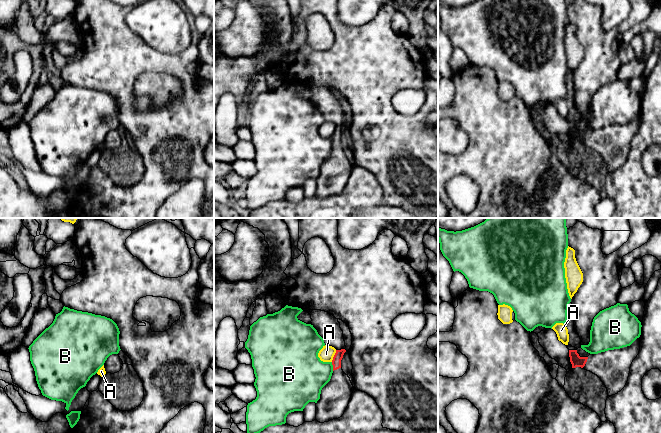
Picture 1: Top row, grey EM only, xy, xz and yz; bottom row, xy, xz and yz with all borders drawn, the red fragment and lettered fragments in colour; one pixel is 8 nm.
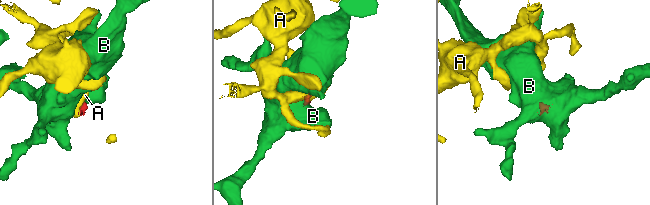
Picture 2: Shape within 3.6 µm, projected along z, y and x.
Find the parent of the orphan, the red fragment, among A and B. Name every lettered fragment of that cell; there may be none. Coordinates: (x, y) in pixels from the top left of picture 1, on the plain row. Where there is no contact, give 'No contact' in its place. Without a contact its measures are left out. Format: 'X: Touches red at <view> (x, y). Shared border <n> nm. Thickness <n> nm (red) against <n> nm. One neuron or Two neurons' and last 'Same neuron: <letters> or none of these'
A: Touches red at xz (334, 132). Shared border 100 nm. Thickness 80 nm (red) against 120 nm. Two neurons
B: Touches red at xz (333, 142). Shared border 70 nm. Thickness 80 nm (red) against 360 nm. Two neurons
Same neuron: none of these

